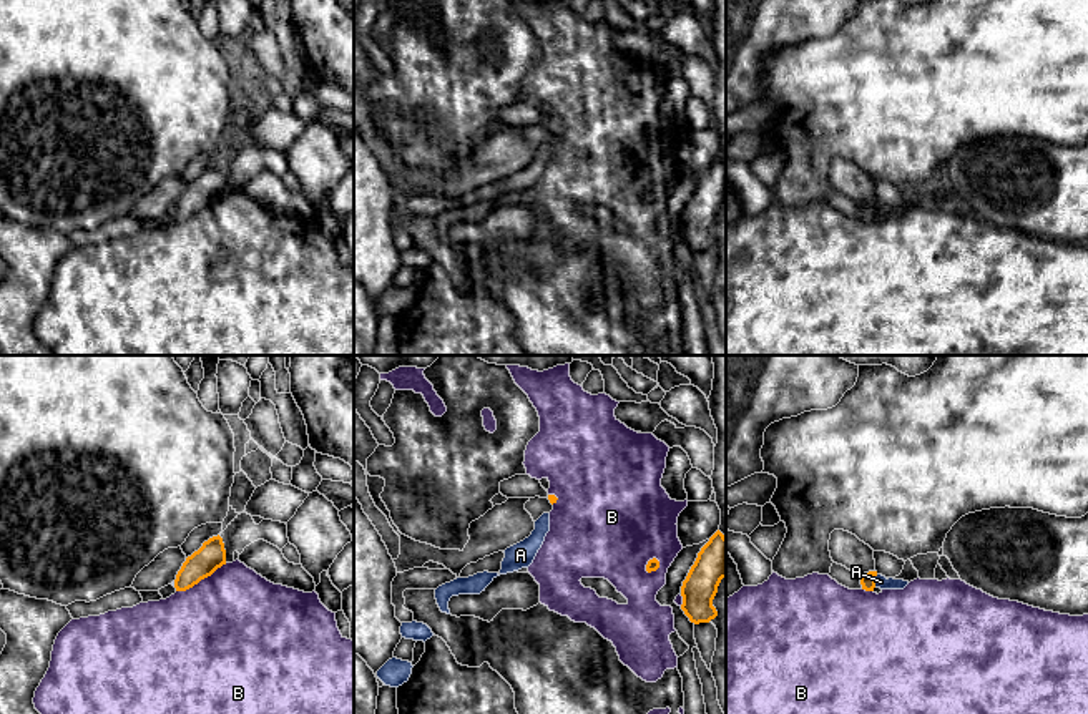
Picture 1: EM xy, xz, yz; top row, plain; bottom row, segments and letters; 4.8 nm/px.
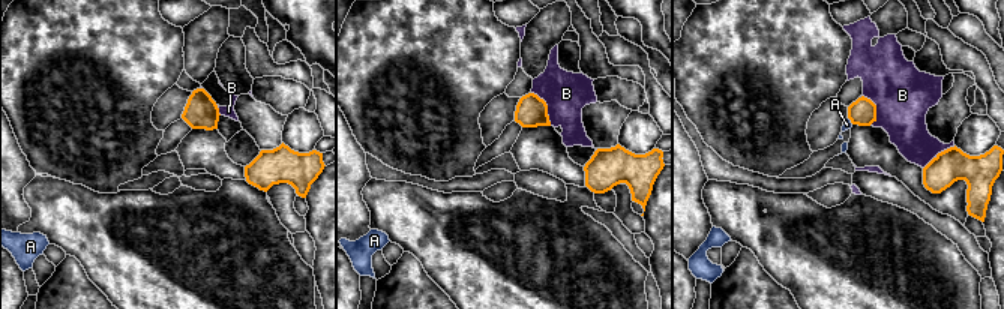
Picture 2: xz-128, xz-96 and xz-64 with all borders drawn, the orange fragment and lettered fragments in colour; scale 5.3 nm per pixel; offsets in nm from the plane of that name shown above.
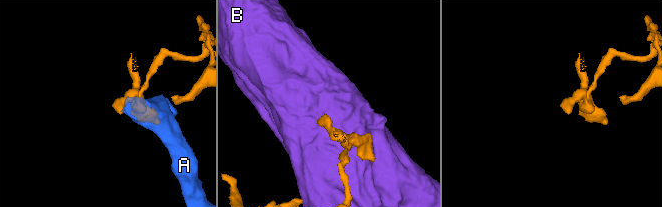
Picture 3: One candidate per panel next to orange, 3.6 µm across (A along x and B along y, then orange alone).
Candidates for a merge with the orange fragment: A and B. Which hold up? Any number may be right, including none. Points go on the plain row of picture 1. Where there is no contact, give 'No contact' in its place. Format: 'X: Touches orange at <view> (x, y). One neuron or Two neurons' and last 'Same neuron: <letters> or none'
A: Touches orange at yz (874, 210). Two neurons
B: Touches orange at xy (201, 206). Two neurons
Same neuron: none

